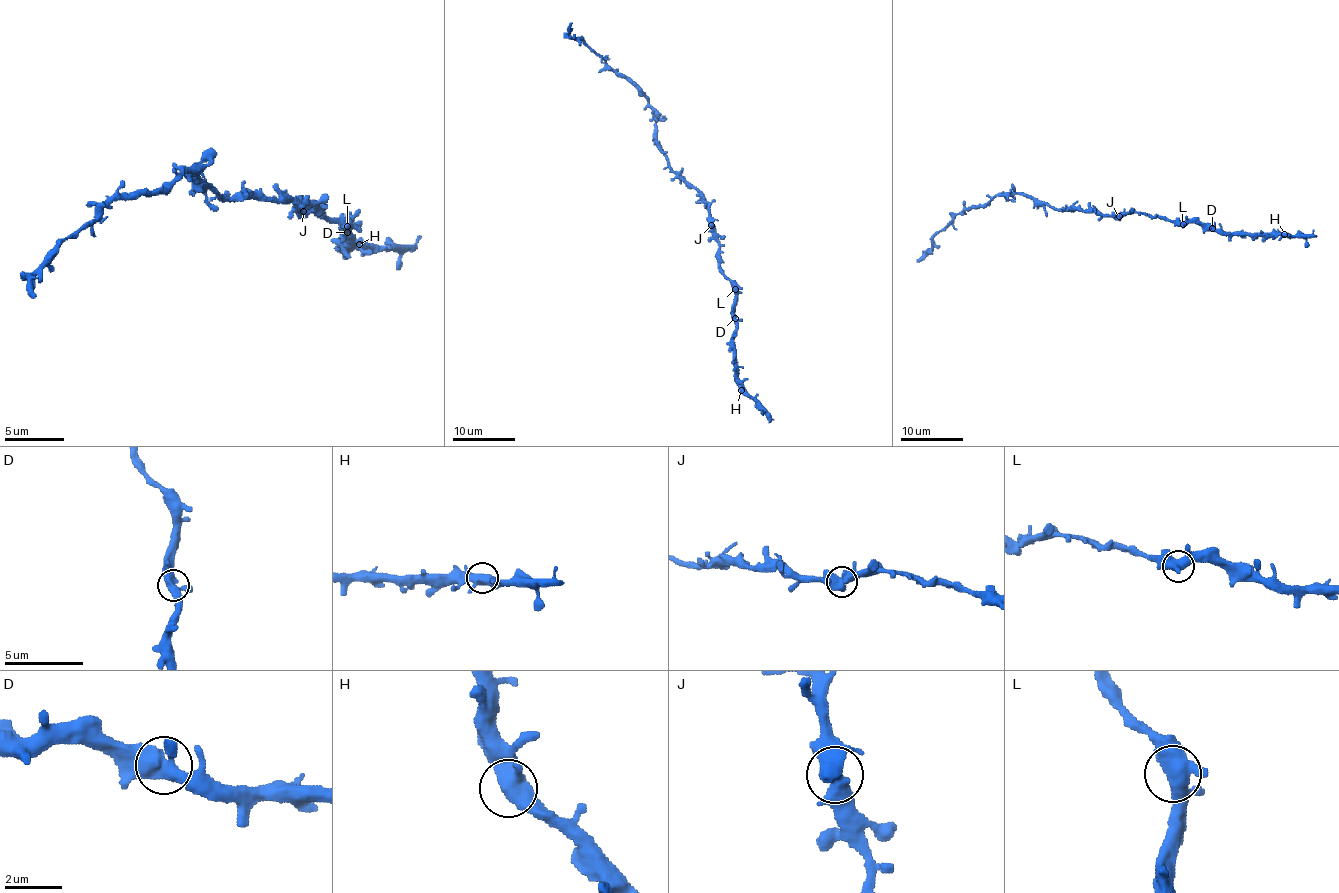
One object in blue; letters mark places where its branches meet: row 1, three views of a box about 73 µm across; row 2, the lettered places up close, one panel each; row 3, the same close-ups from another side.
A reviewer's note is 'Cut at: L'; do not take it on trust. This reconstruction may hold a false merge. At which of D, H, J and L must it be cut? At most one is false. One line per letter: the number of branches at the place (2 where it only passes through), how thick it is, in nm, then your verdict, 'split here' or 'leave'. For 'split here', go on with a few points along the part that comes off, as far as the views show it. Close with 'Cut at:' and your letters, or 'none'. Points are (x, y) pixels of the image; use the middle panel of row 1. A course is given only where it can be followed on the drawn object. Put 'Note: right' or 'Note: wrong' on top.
Note: wrong
D: branches 3; calibre 460 nm; leave
H: branches 4; calibre 440 nm; leave
J: branches 4; calibre 500 nm; leave
L: branches 4; calibre 480 nm; leave
Cut at: none

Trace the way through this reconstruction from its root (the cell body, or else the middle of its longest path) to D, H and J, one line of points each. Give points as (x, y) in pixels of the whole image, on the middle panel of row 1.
D: (702, 196), (706, 201), (713, 239), (719, 246), (720, 271), (735, 292), (735, 318)
H: (702, 196), (706, 201), (713, 239), (719, 246), (720, 271), (735, 292), (733, 356), (735, 379), (741, 390)
J: (702, 196), (706, 201), (711, 224)

